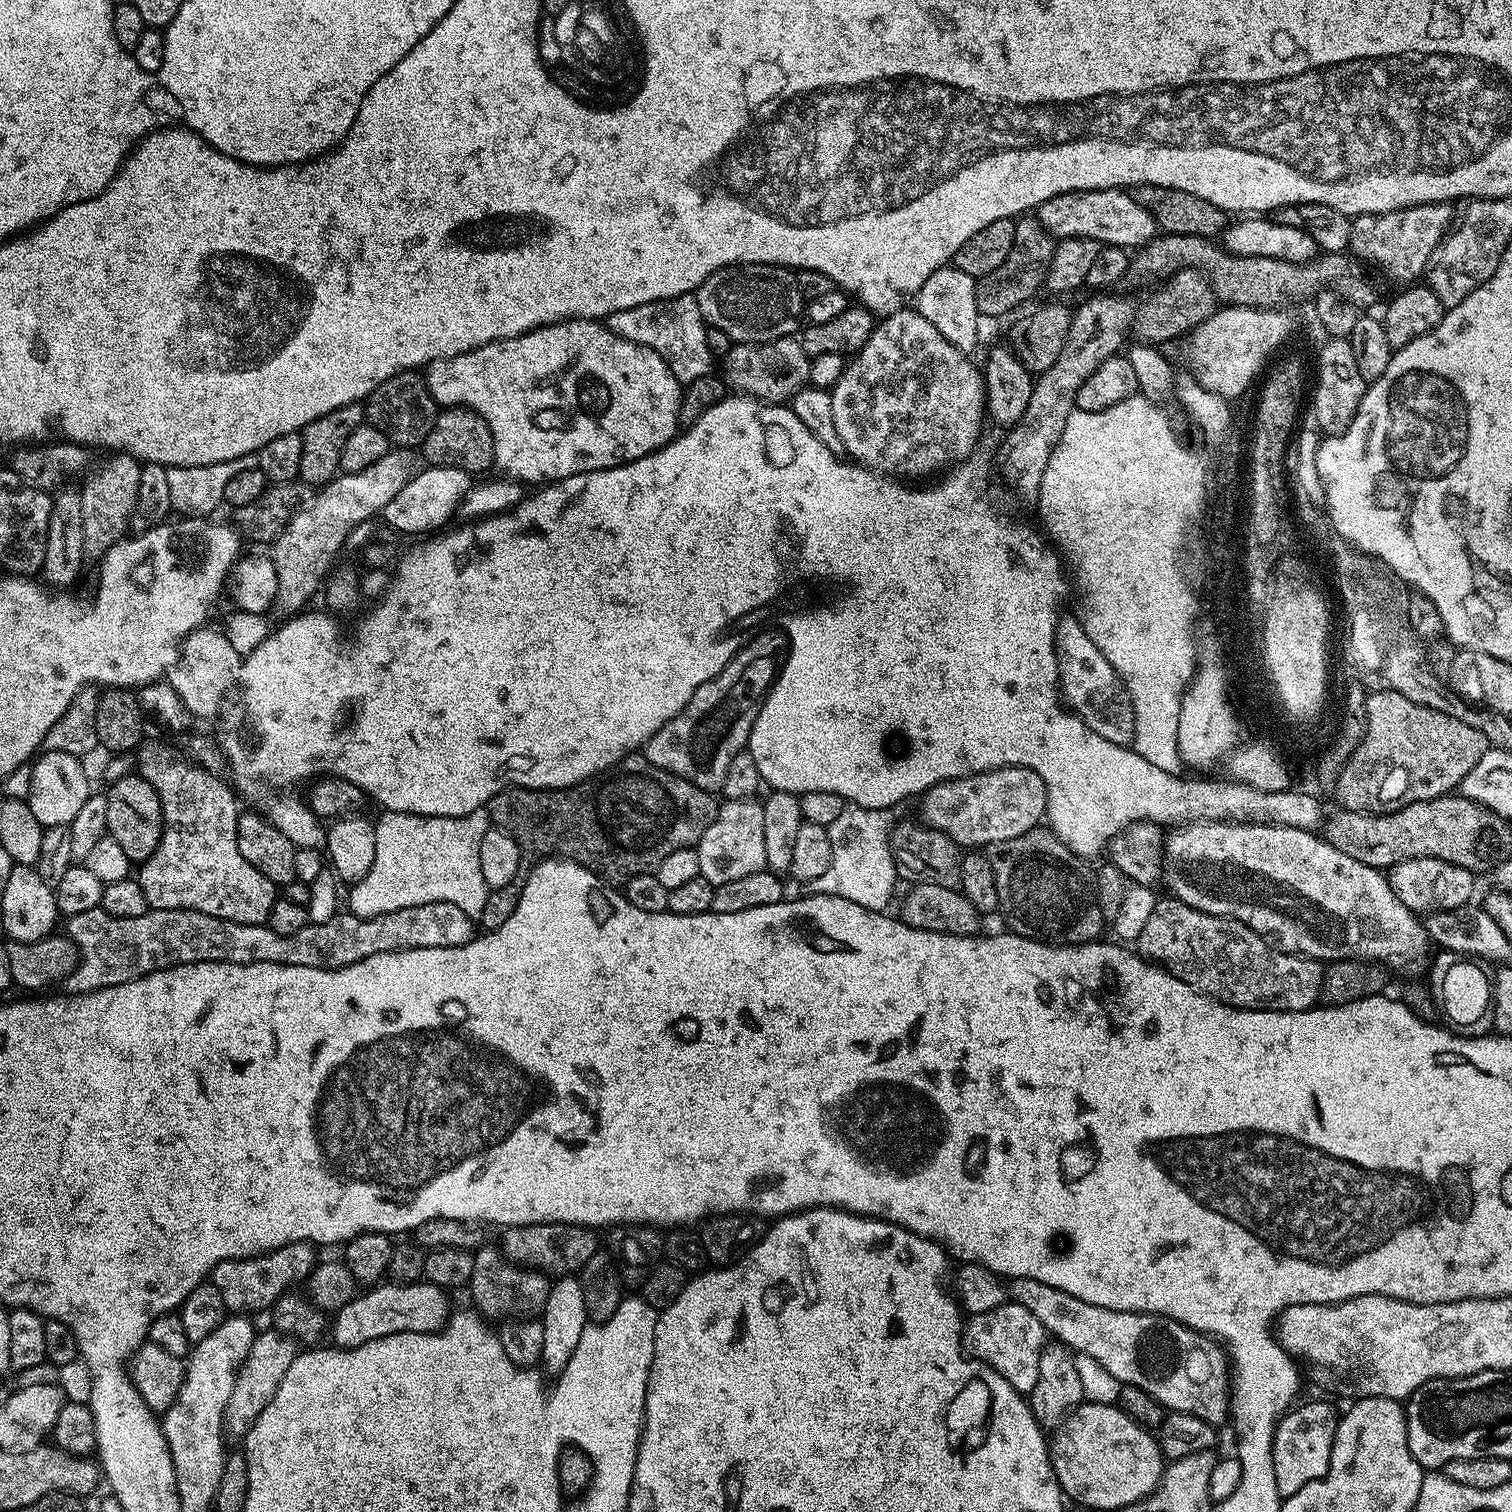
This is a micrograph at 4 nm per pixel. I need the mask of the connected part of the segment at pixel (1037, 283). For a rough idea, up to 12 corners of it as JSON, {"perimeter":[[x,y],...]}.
{"perimeter":[[1035,215],[976,281],[981,317],[1004,316],[1045,287],[1057,241]]}

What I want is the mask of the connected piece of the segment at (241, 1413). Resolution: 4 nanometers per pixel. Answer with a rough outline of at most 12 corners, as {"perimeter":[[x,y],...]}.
{"perimeter":[[257,1331],[226,1402],[224,1426],[243,1438],[278,1390],[298,1346]]}

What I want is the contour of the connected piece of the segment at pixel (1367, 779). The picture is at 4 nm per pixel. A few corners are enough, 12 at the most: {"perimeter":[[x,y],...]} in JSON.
{"perimeter":[[1369,691],[1341,809],[1447,796],[1489,750],[1481,730]]}

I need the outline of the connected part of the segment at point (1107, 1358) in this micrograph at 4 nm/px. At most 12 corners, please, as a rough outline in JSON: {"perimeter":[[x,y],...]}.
{"perimeter":[[1010,1284],[1044,1331],[1168,1412],[1229,1419],[1230,1360],[1171,1316]]}

